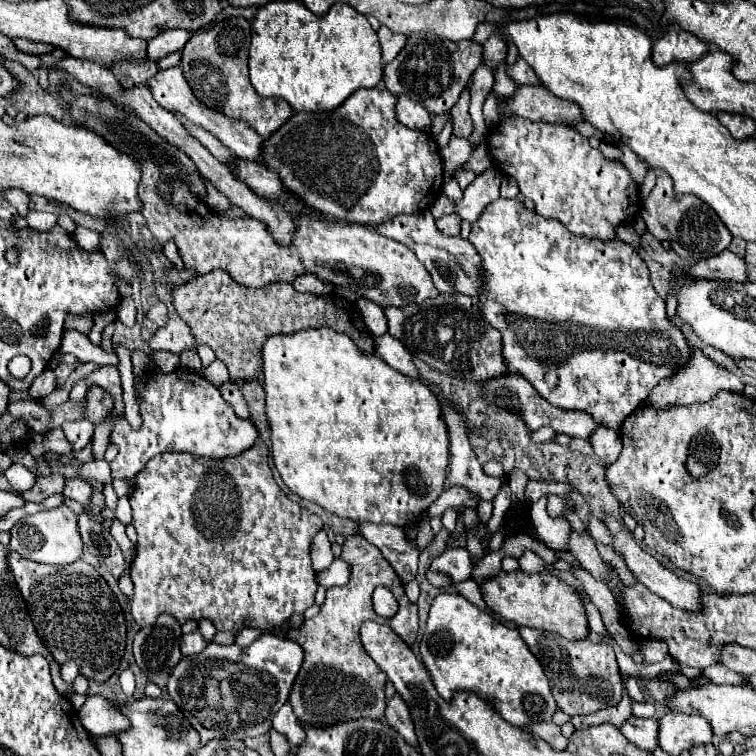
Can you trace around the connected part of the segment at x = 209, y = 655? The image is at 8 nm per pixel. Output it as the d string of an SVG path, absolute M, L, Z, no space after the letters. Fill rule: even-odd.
M261 635L253 645L247 649L239 649L235 643L229 647L209 643L203 653L197 657L185 657L175 665L171 671L167 693L169 697L179 705L187 721L195 727L195 731L201 737L201 745L205 745L211 739L245 739L245 737L259 737L269 733L273 715L287 703L291 685L301 669L303 663L303 647L293 639L281 639L277 635ZM215 687L219 689L219 707L215 707Z

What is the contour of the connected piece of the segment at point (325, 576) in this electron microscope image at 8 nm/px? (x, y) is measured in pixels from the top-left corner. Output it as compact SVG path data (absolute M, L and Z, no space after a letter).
M337 557L335 561L333 561L333 565L329 567L329 569L325 569L325 571L321 571L319 575L319 583L323 585L323 587L343 587L343 585L347 585L349 583L349 577L351 577L351 567L349 567L349 563L345 563L341 557Z

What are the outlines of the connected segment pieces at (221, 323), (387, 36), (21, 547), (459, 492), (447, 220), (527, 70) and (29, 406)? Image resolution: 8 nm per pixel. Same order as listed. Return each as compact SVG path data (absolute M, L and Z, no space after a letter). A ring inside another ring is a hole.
M215 271L193 277L189 283L173 291L173 307L189 325L197 345L209 345L221 359L231 379L259 379L261 345L265 337L277 333L297 333L309 327L329 327L347 335L363 353L373 353L373 337L369 335L357 307L349 301L339 303L335 297L313 297L293 289L293 285L267 285L267 289L247 289L235 285L227 273Z
M381 25L381 29L377 31L377 35L379 35L379 43L381 43L381 49L383 49L383 61L385 63L389 63L389 61L393 61L399 53L401 53L401 49L405 47L405 43L407 43L407 37L405 35L401 35L401 33L391 33L387 27L383 27Z
M61 505L57 509L39 511L31 517L23 517L13 525L13 529L9 533L11 533L9 549L17 551L21 557L25 557L29 561L49 563L49 565L67 565L81 557L83 541L77 531L77 517L65 505Z
M451 487L451 489L445 489L437 497L437 501L427 509L427 513L429 513L429 517L441 517L447 507L455 507L457 509L459 505L477 507L477 499L469 491L465 491L463 487Z
M443 217L437 221L437 227L447 237L457 237L461 233L461 221L455 221L455 217Z
M519 59L515 65L509 67L509 77L519 85L541 85L541 81L535 75L535 71L531 69L531 65L527 65L527 61L523 61L523 59Z
M25 399L25 401L11 401L7 411L11 413L13 419L21 419L29 425L29 429L45 435L47 433L47 427L51 423L49 419L49 413L47 409L37 403L37 401L31 401L31 399Z

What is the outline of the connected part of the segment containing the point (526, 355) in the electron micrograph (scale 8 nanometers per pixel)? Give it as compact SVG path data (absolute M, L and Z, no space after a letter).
M503 197L499 201L495 201L495 203L491 203L479 215L479 219L473 223L469 241L471 241L471 245L477 249L477 253L481 257L483 285L481 285L479 295L477 295L479 297L479 309L483 313L483 317L487 319L487 323L491 327L495 327L503 335L503 359L505 359L505 363L507 363L507 367L511 371L517 371L519 375L523 375L541 393L541 397L547 399L551 405L555 405L559 409L567 409L567 411L585 411L601 427L619 429L623 419L633 409L637 409L637 405L641 405L649 397L651 389L661 379L671 377L675 371L679 371L681 367L687 365L691 349L689 349L689 345L685 341L685 335L675 325L671 325L671 321L667 319L665 301L653 289L653 283L651 283L649 269L647 269L645 261L625 241L621 241L621 239L599 241L599 239L573 235L571 231L563 229L563 225L559 221L543 219L537 213L527 211L517 199L503 199Z

